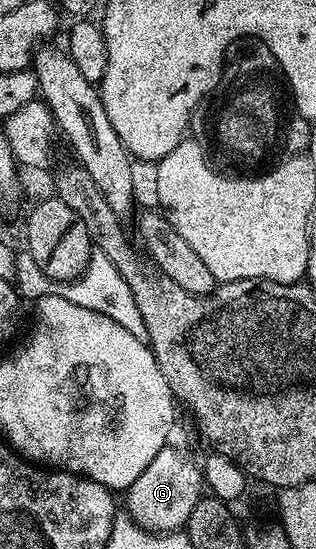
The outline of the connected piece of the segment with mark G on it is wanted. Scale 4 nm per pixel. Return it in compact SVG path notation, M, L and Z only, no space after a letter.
M172 447L158 450L150 466L146 466L146 470L142 470L142 474L138 474L138 478L134 478L134 482L126 489L126 515L147 532L181 531L206 488L201 461L195 460L184 448Z

